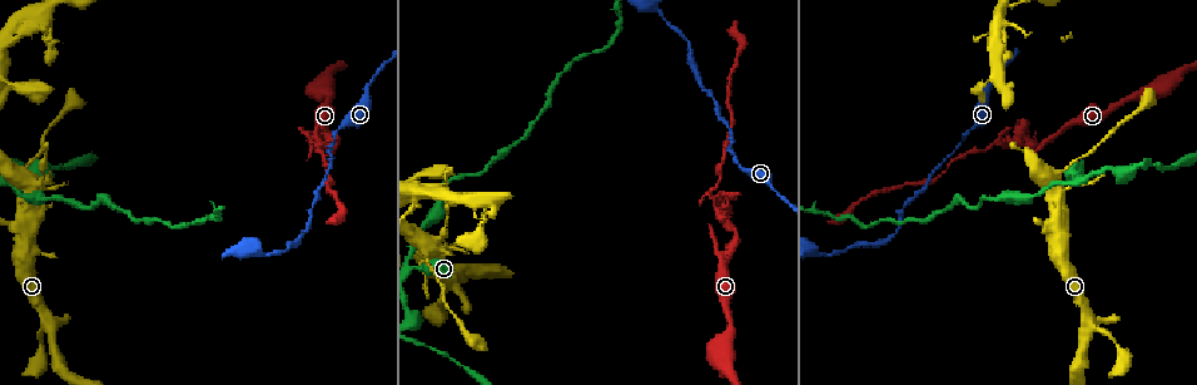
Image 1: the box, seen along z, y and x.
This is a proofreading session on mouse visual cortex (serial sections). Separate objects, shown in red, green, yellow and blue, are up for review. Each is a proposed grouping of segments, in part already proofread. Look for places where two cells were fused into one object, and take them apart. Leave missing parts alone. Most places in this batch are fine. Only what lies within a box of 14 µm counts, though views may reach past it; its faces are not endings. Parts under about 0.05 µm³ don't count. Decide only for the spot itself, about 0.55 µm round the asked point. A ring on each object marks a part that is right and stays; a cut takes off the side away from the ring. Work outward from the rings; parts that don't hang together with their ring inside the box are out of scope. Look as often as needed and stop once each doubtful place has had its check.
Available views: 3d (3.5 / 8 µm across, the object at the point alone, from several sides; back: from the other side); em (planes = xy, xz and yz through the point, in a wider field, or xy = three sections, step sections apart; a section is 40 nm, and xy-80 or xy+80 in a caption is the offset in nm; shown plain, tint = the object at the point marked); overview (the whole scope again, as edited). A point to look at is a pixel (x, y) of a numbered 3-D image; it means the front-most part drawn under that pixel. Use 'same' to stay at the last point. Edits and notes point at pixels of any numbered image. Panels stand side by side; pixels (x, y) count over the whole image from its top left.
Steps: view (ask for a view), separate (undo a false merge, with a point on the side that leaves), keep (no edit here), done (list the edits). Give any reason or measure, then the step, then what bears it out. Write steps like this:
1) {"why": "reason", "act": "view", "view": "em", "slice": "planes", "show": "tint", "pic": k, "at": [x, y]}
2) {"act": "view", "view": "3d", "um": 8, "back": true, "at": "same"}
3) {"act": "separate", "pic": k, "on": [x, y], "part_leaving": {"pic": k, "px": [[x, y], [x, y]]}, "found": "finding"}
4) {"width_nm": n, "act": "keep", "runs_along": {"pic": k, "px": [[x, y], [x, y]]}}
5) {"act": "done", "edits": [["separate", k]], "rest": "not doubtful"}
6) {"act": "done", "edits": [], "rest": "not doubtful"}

{"why": "sudden change in width", "act": "view", "view": "3d", "um": 3.5, "pic": 1, "at": [322, 125]}

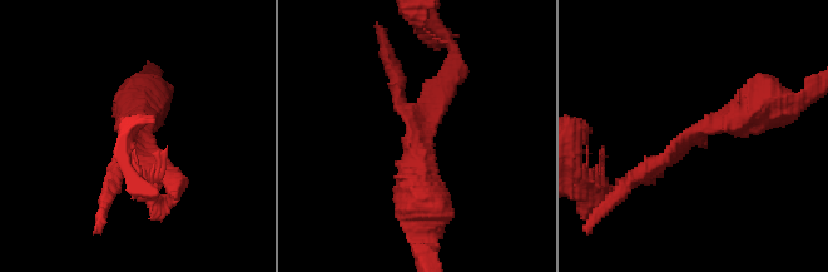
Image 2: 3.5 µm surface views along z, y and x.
{"act": "view", "view": "em", "slice": "xy", "step": 2, "show": "tint", "pic": 2, "at": [413, 124]}

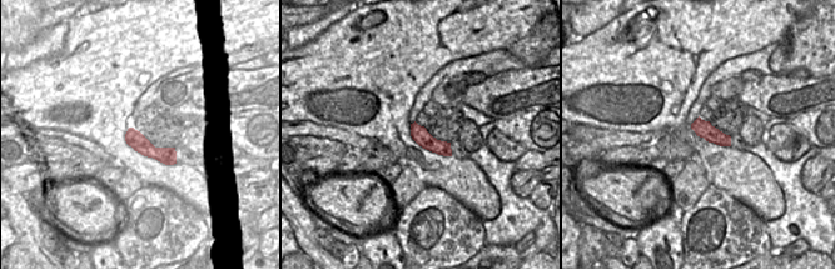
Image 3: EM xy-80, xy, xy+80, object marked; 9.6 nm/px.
{"width_nm": 160, "act": "keep", "runs_along": {"pic": 3, "px": [[130, 131], [149, 150], [173, 160]]}, "found": "all the same cell"}

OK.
{"why": "sharp bend", "act": "view", "view": "3d", "um": 3.5, "pic": 1, "at": [1041, 142]}

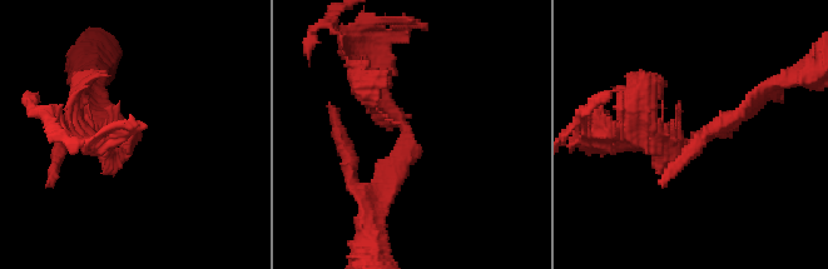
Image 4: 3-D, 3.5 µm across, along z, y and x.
{"act": "view", "view": "em", "slice": "xy", "step": 1, "show": "plain", "pic": 4, "at": [126, 149]}

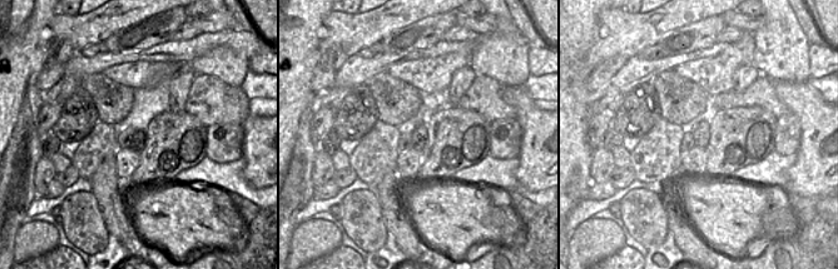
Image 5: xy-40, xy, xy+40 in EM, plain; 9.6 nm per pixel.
{"act": "view", "view": "em", "slice": "xy", "step": 1, "show": "tint", "at": "same"}

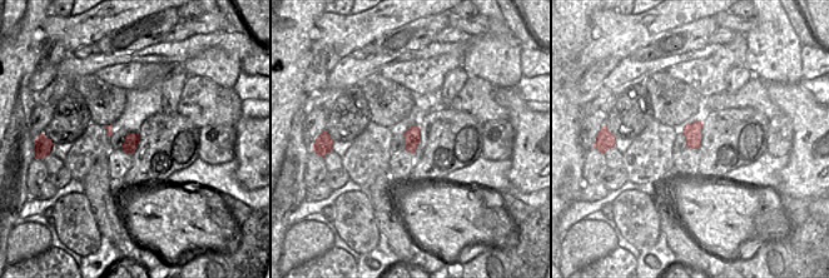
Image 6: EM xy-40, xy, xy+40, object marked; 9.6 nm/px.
{"act": "keep", "runs_along": {"pic": 4, "px": [[388, 197], [407, 129], [361, 71]]}, "found": "one cell here"}

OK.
{"act": "view", "view": "3d", "um": 3.5, "pic": 1, "at": [307, 139]}

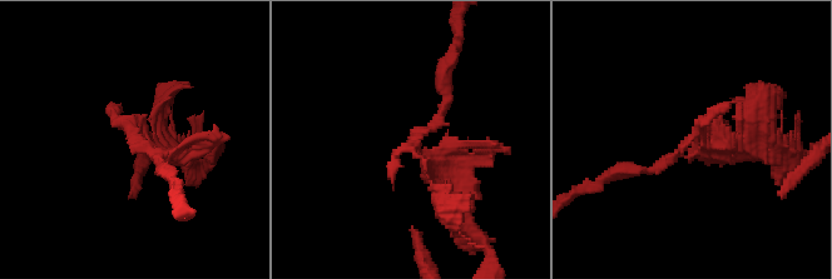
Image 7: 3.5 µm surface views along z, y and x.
{"act": "view", "view": "em", "slice": "xy", "step": 5, "show": "tint", "pic": 7, "at": [133, 136]}

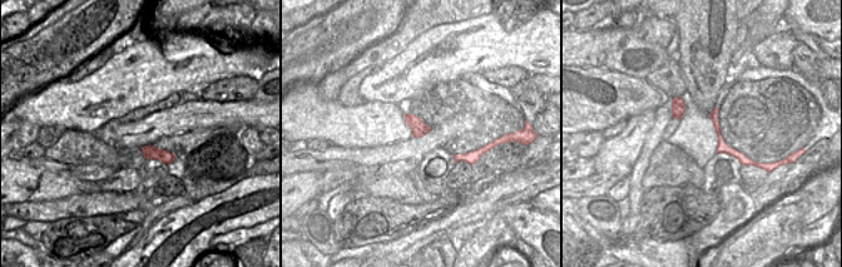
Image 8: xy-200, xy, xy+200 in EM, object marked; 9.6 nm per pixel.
{"act": "keep", "runs_along": {"pic": 7, "px": [[757, 153], [692, 134], [669, 160], [632, 172]]}, "found": "one cell here"}

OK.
{"why": "calibre changes", "act": "view", "view": "3d", "um": 3.5, "back": true, "pic": 1, "at": [28, 163]}

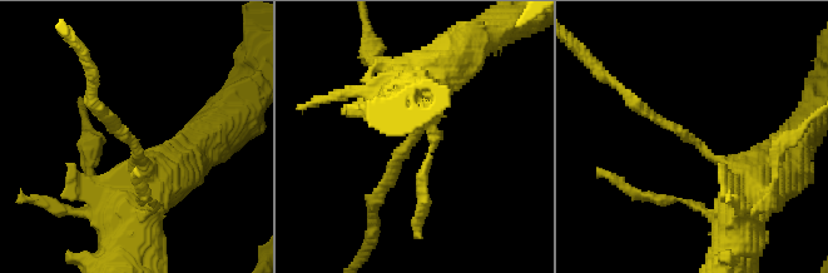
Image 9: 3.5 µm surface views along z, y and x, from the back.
{"arm_widths_nm": [100, 450], "act": "view", "view": "em", "slice": "xy", "step": 5, "show": "tint", "pic": 9, "at": [410, 140]}

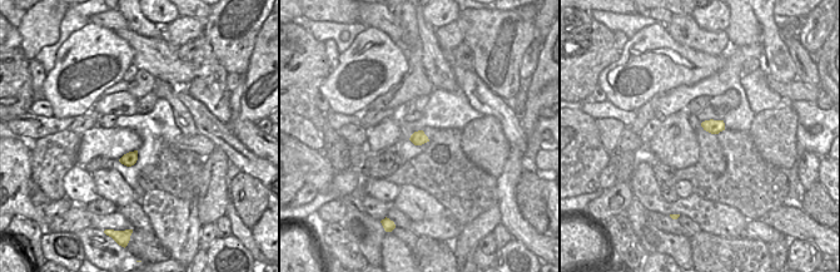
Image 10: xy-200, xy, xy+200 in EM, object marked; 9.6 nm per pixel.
{"act": "keep", "runs_along": {"pic": 9, "px": [[750, 187], [744, 170], [633, 102]]}, "found": "one cell here"}

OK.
{"why": "abrupt turn", "act": "view", "view": "3d", "um": 3.5, "pic": 1, "at": [1076, 180]}

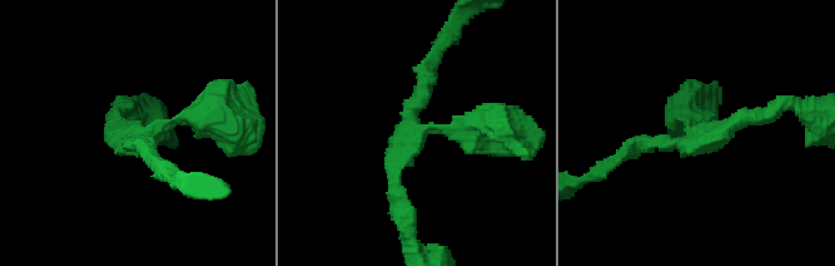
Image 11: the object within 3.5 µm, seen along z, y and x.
{"arms": 3, "arm_widths_nm": [200, 200, 450], "why": "shape alone is not enough", "act": "view", "view": "em", "slice": "xy", "step": 5, "show": "tint", "pic": 11, "at": [691, 132]}

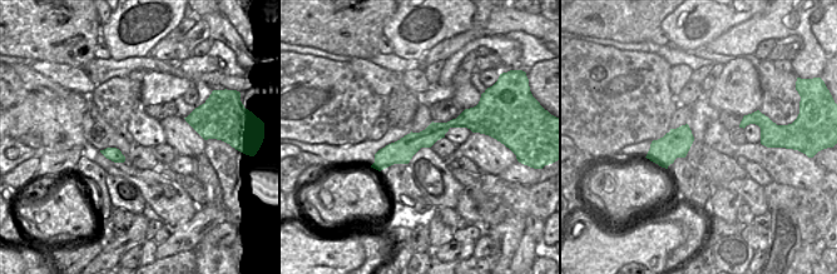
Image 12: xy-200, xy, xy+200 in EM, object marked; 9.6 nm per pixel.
{"act": "keep", "runs_along": {"pic": 11, "px": [[508, 126], [420, 129], [427, 72]]}, "found": "continuous, no second cell"}

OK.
{"act": "done", "edits": [], "rest": "not doubtful"}

